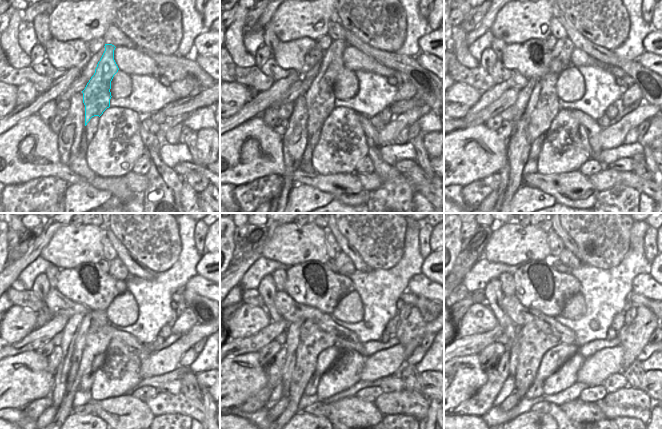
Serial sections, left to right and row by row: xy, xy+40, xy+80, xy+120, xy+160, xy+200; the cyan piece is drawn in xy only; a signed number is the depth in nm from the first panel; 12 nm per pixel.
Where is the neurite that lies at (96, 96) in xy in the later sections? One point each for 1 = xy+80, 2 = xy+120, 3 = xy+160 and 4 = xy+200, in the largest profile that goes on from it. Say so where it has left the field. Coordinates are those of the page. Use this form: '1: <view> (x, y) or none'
1: xy+80 (543, 106)
2: xy+120 (93, 338)
3: xy+160 (313, 340)
4: xy+200 (535, 343)

